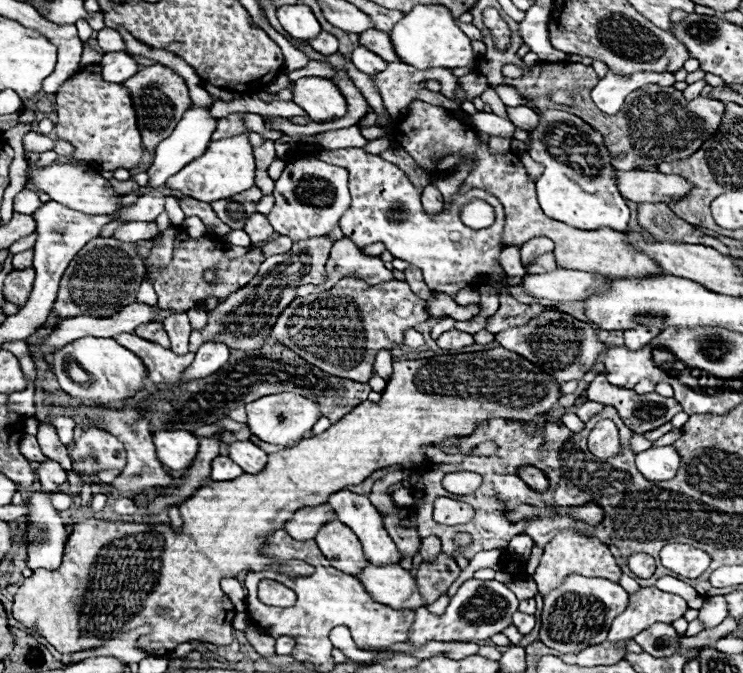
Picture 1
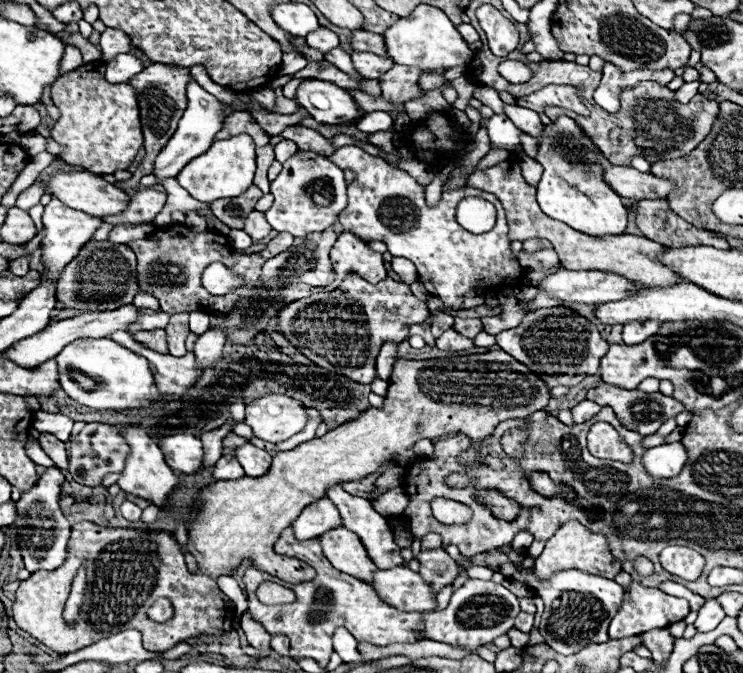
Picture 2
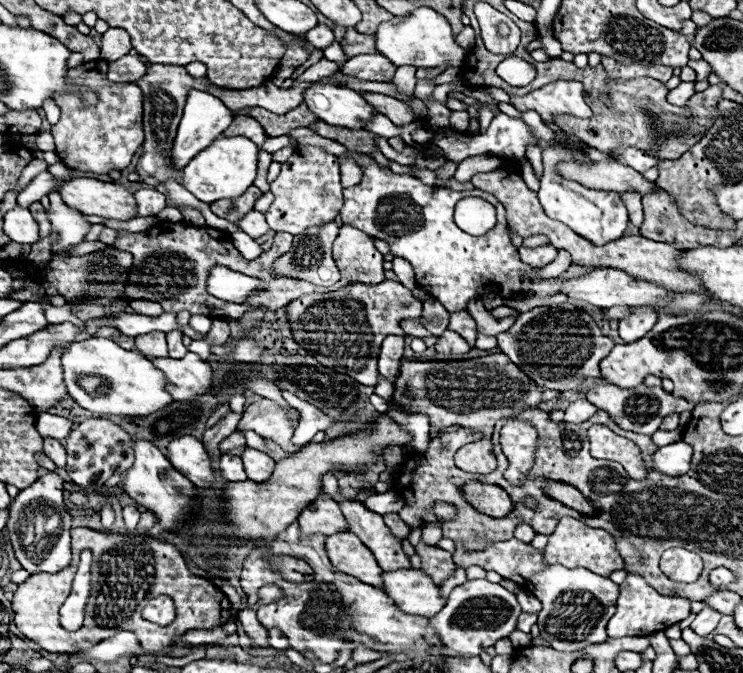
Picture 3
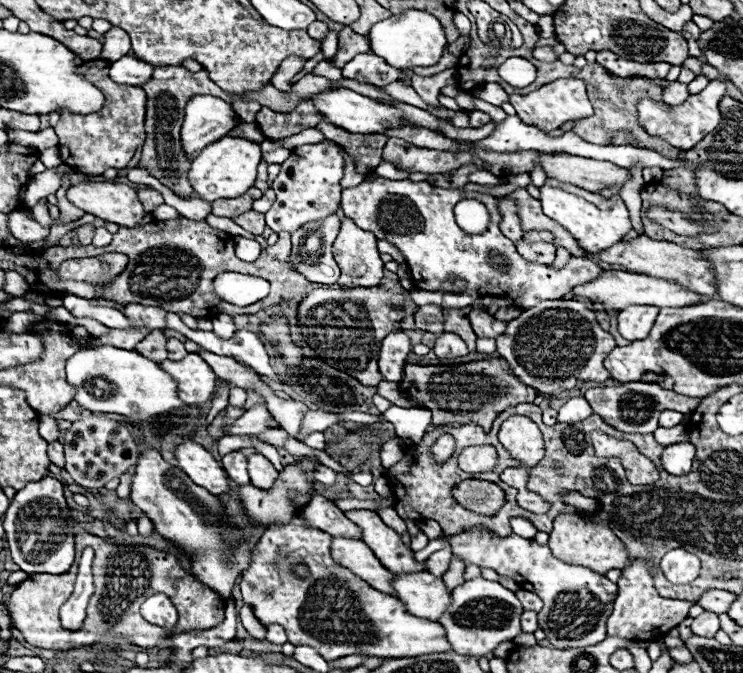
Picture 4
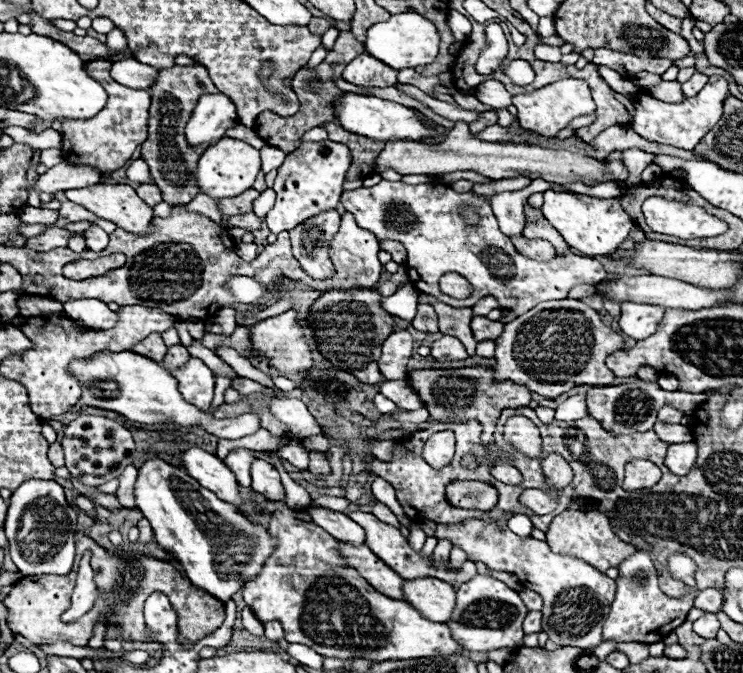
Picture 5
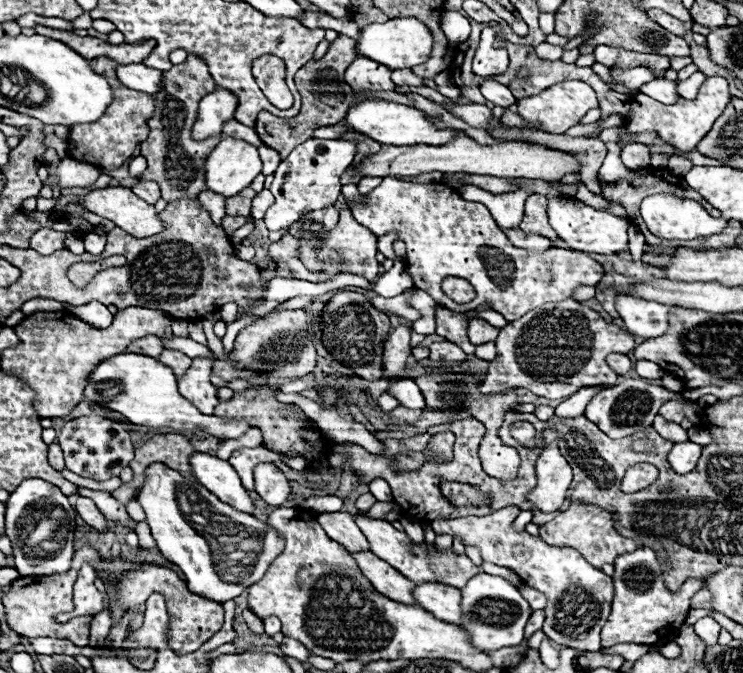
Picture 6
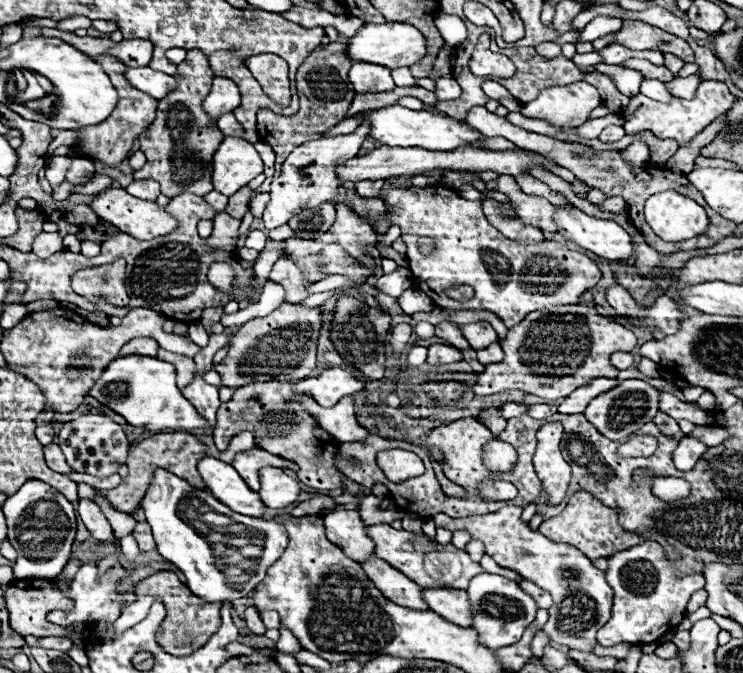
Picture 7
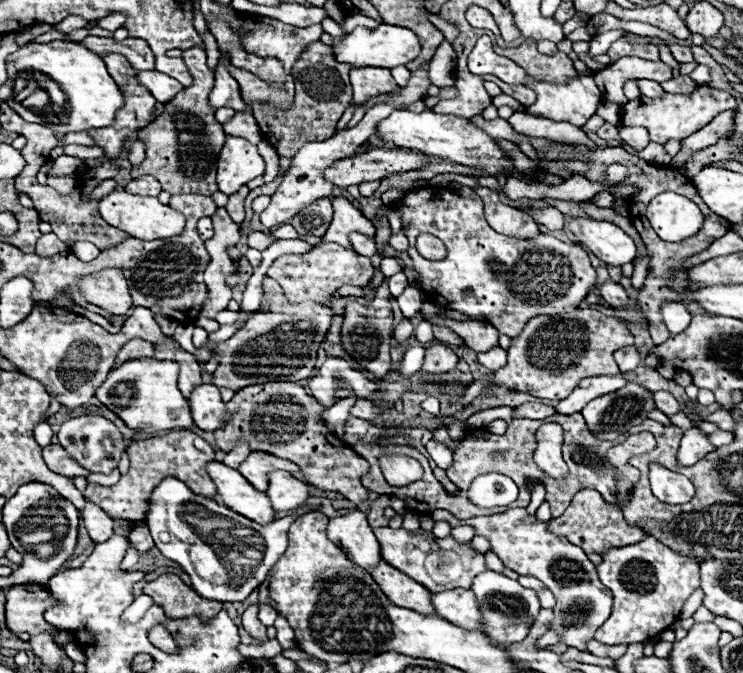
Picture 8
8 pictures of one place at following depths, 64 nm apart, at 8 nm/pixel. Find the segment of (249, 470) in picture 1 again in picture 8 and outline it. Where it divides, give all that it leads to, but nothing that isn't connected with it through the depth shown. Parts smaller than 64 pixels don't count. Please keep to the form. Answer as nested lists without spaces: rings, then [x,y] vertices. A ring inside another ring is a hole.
[[[272,472],[270,486],[266,490],[272,506],[278,510],[298,510],[308,504],[312,486],[294,478],[290,472]]]

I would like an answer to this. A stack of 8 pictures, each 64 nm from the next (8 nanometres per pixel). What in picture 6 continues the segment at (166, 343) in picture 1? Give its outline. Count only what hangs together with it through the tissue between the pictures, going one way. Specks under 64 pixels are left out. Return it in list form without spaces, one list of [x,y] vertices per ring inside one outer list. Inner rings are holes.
[[[146,336],[146,338],[138,338],[134,340],[126,352],[144,352],[144,356],[152,356],[152,358],[158,358],[160,352],[164,350],[162,342],[156,338],[156,336]]]

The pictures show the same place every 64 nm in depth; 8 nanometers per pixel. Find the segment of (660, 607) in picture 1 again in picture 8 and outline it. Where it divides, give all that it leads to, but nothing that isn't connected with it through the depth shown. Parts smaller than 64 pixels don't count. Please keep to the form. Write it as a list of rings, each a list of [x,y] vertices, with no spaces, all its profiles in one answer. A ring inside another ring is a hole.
[[[654,536],[622,548],[610,548],[600,554],[602,562],[596,566],[598,578],[614,594],[614,608],[610,618],[596,630],[594,638],[602,644],[636,644],[654,638],[678,620],[684,600],[700,588],[698,562],[664,546]]]

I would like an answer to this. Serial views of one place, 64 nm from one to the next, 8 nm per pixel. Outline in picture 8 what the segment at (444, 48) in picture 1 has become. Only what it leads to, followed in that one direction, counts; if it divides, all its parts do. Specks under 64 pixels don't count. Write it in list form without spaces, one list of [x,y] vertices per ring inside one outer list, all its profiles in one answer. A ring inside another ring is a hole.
[[[380,24],[378,28],[364,28],[358,26],[350,34],[344,36],[344,40],[334,44],[334,56],[338,62],[350,64],[352,68],[394,68],[400,64],[406,64],[414,60],[420,54],[420,44],[418,38],[412,30],[400,28],[400,26],[390,26],[390,24]]]

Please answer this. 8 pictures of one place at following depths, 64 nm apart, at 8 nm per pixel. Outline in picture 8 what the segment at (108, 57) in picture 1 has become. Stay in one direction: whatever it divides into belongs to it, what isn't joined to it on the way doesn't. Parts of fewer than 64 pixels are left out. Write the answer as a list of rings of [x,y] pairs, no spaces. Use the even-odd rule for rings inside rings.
[[[138,72],[138,82],[146,86],[156,101],[162,104],[172,100],[172,96],[176,96],[184,88],[178,80],[174,80],[172,76],[164,76],[160,72]]]

